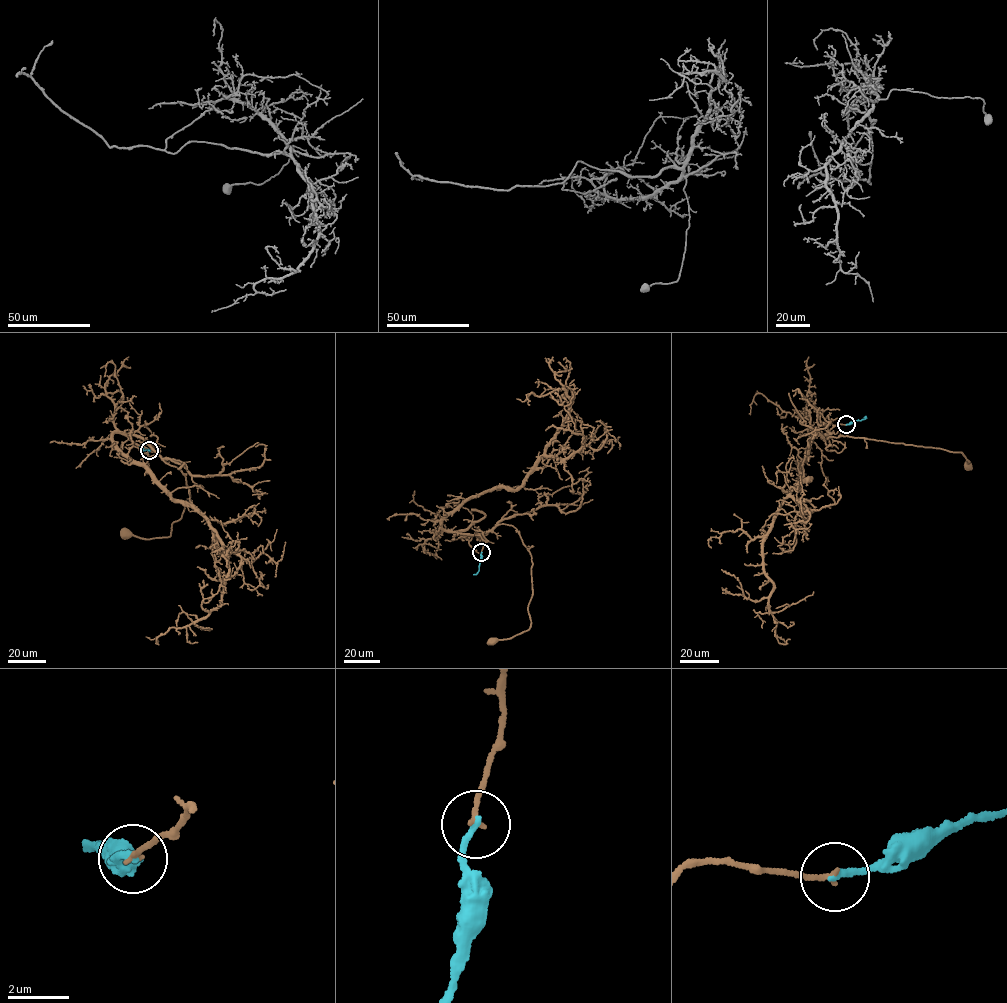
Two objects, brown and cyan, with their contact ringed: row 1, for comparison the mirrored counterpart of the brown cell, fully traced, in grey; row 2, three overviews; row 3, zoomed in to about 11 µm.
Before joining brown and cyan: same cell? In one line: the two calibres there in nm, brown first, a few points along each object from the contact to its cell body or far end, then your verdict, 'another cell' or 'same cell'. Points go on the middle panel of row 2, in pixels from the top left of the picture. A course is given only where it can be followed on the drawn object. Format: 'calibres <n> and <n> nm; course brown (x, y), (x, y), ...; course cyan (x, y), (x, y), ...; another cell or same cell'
calibres 160 and 200 nm; course brown (481, 552), (482, 534), (506, 524), (516, 529), (532, 563), (528, 612), (531, 626), (492, 642); course cyan (481, 552), (478, 571), (473, 574); another cell

